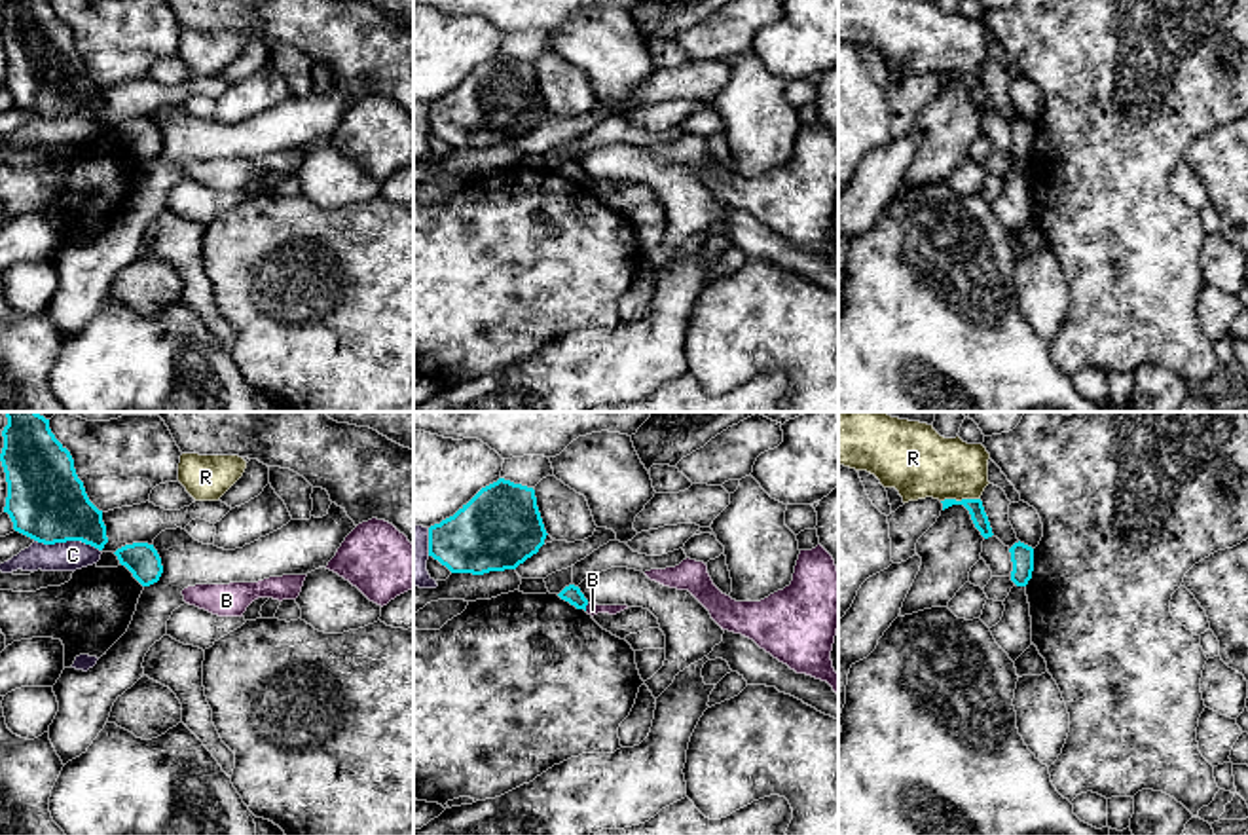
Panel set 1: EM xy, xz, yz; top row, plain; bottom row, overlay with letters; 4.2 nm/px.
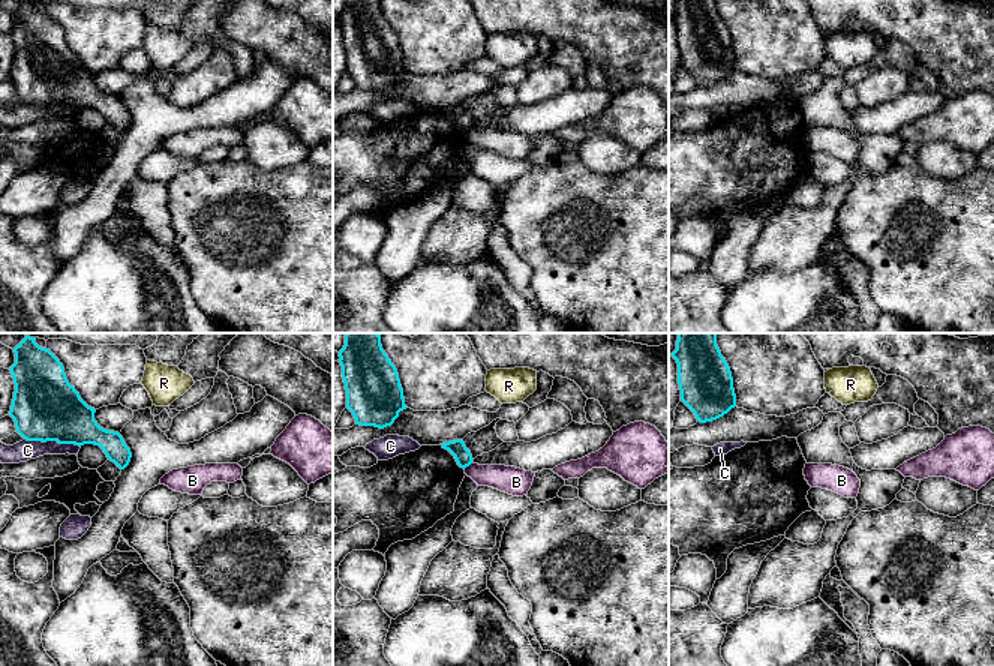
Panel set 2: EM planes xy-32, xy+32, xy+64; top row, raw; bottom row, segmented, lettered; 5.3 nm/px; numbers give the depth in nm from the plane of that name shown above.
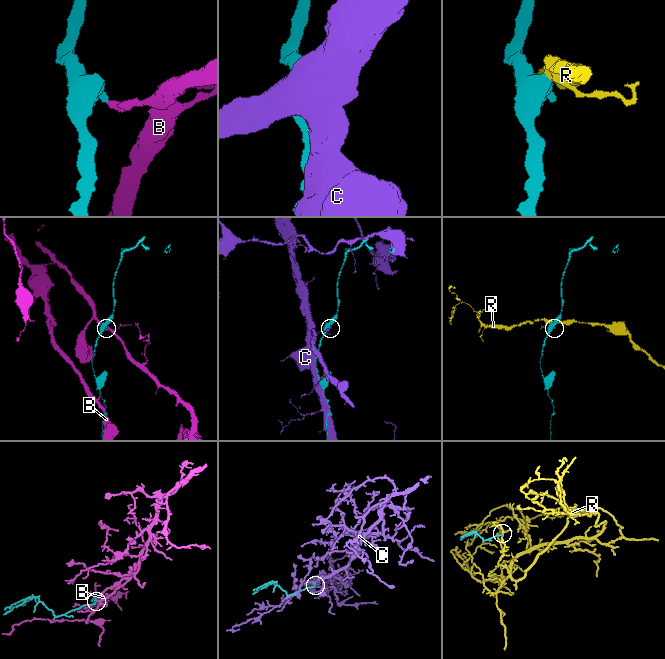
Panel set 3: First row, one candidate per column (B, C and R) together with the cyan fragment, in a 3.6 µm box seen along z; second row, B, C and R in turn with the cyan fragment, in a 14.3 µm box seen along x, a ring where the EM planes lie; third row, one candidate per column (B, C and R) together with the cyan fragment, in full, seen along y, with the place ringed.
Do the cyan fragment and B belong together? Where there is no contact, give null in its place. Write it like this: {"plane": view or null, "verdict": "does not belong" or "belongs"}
{"plane": "xz", "verdict": "does not belong"}

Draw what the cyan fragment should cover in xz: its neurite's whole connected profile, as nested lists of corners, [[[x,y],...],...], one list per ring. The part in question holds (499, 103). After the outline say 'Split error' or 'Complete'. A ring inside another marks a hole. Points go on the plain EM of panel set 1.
[[[499,53],[482,63],[453,91],[429,102],[429,131],[451,148],[484,150],[489,146],[516,144],[539,127],[546,110],[535,65]]]. Complete

